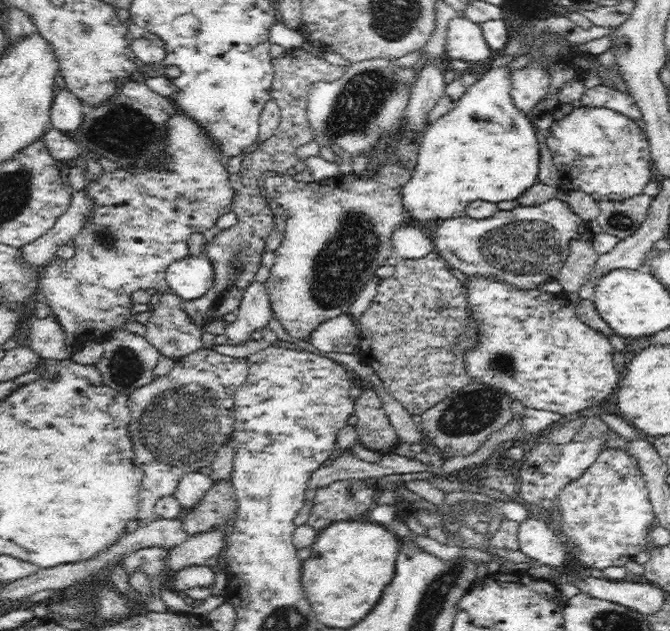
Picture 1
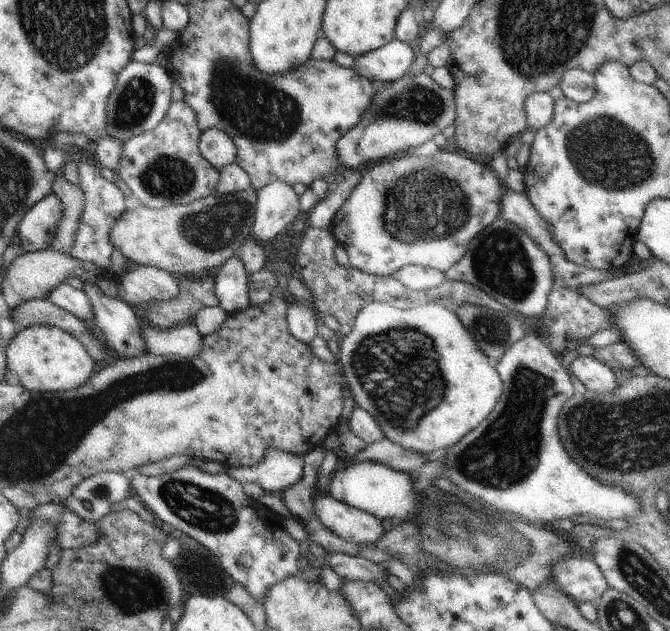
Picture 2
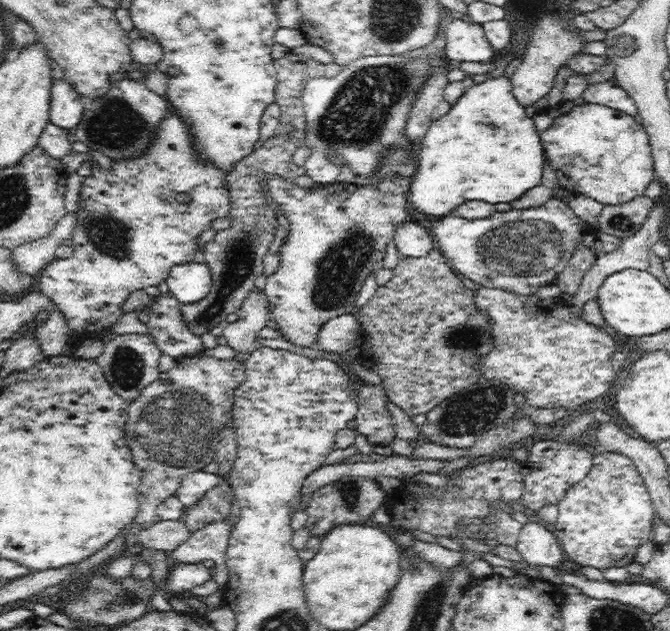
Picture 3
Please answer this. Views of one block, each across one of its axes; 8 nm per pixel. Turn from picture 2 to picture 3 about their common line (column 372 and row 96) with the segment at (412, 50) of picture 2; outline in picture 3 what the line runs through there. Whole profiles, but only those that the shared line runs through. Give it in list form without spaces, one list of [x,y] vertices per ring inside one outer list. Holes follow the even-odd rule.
[[[64,79],[53,80],[49,110],[50,123],[73,131],[84,114],[80,98],[80,93],[77,93]]]

